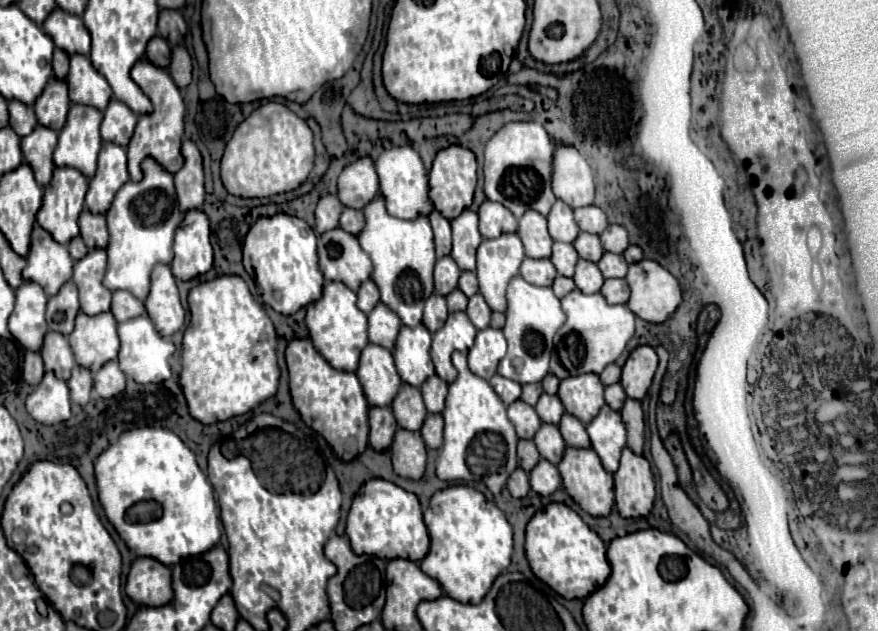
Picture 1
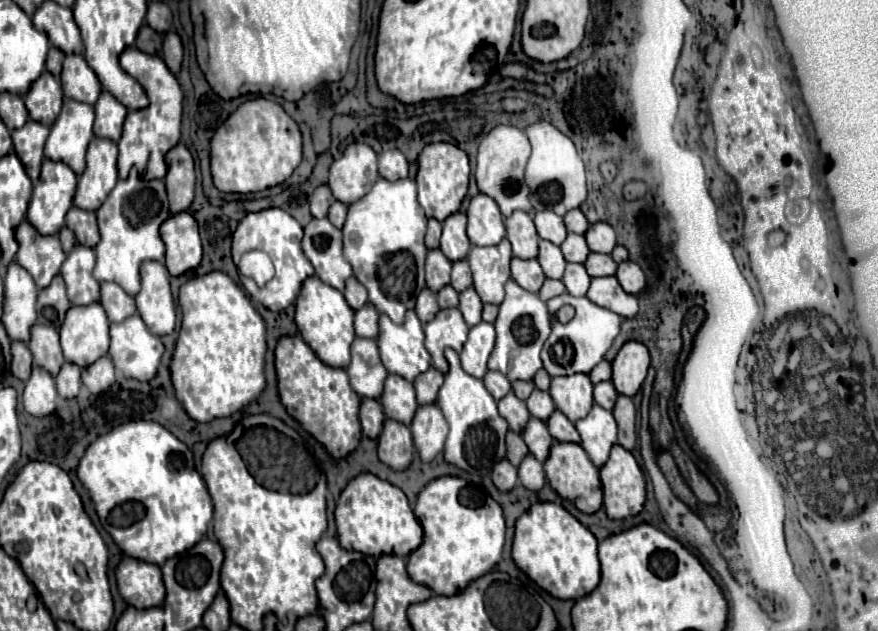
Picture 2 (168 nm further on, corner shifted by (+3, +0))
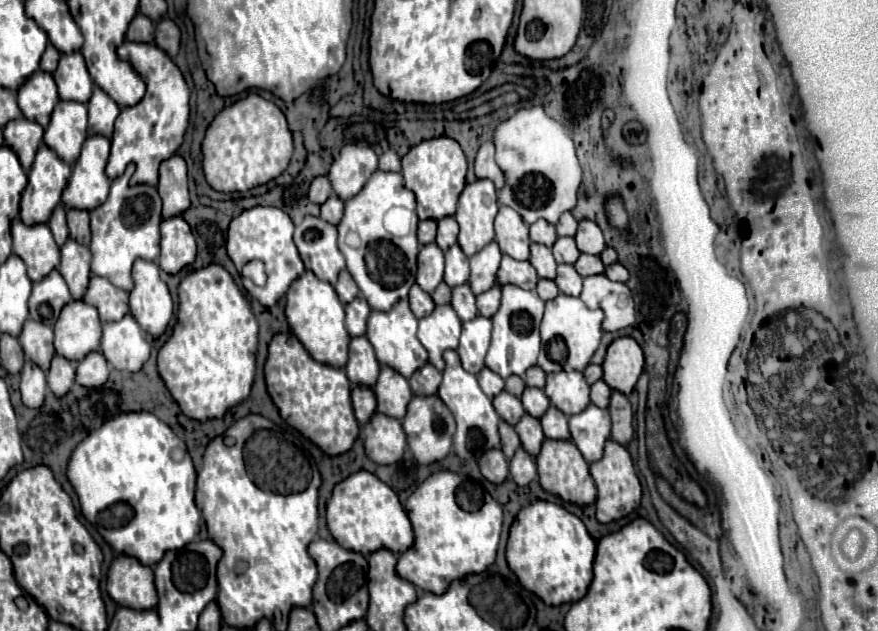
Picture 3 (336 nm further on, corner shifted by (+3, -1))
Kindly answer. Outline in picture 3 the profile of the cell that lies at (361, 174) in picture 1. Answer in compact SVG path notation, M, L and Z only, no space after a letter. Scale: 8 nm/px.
M351 143L341 149L339 159L331 165L329 181L333 185L335 195L341 201L347 201L363 189L373 171L377 171L375 151L367 145Z

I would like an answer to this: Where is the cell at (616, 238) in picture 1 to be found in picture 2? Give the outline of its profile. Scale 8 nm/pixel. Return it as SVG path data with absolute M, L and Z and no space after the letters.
M607 222L591 224L585 232L585 240L591 252L603 252L603 254L609 254L617 244L615 230Z

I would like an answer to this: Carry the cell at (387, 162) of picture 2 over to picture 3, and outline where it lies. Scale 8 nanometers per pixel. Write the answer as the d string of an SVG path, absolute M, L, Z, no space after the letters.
M385 151L379 157L379 169L381 171L401 171L401 157L395 151Z

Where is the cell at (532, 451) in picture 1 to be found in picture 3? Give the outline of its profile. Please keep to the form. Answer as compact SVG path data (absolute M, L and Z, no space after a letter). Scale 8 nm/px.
M501 421L499 425L499 435L501 435L501 451L505 453L507 459L511 459L515 455L515 449L521 447L519 435L515 433L515 429L511 425L507 425L505 421Z

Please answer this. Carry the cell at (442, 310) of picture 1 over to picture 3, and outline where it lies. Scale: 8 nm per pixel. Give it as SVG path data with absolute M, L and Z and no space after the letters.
M413 285L409 291L409 303L411 303L411 311L415 313L417 319L431 315L431 311L435 309L435 303L431 299L429 293L425 293L419 285Z

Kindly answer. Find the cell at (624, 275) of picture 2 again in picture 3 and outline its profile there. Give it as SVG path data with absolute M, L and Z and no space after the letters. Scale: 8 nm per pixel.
M613 263L605 269L605 275L611 279L611 281L621 281L621 283L627 283L629 281L629 271L621 265L621 263Z

